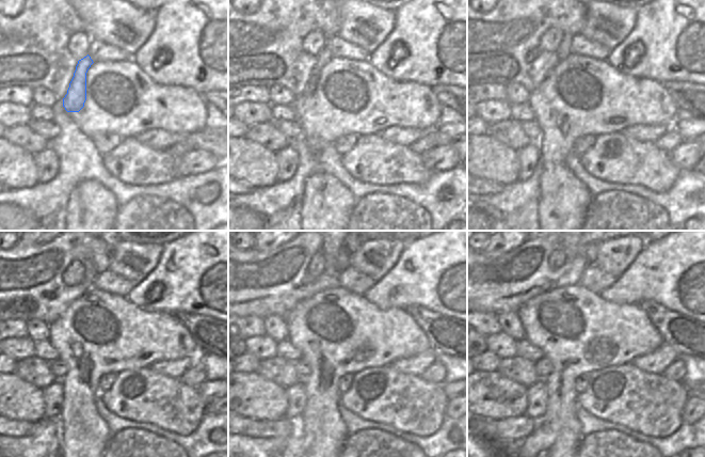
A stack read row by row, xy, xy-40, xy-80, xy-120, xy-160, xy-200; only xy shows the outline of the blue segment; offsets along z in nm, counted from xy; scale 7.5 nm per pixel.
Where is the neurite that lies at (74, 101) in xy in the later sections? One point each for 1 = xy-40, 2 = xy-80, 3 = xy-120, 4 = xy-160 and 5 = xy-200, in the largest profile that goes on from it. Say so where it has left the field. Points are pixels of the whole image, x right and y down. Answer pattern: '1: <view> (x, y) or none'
1: xy-40 (324, 57)
2: xy-80 (564, 48)
3: xy-120 (90, 272)
4: xy-160 (330, 252)
5: xy-200 (571, 252)

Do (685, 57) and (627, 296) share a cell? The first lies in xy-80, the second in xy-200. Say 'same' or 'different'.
same

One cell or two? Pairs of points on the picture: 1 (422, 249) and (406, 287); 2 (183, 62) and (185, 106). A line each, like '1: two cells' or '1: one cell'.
1: one cell
2: two cells

